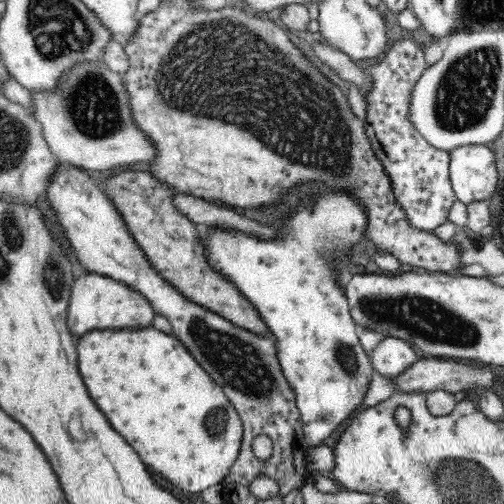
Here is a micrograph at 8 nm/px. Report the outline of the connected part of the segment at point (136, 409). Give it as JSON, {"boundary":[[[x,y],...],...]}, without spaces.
{"boundary":[[[151,324],[144,326],[144,328],[138,327],[123,327],[122,329],[106,329],[96,330],[96,332],[88,332],[86,336],[82,336],[78,340],[78,356],[80,356],[80,372],[84,376],[84,382],[88,386],[88,392],[90,396],[96,400],[96,404],[100,404],[102,412],[108,416],[108,420],[112,420],[114,428],[124,434],[128,438],[128,442],[136,448],[136,452],[140,452],[142,460],[152,466],[154,470],[164,475],[164,478],[170,480],[172,485],[175,485],[178,489],[188,490],[188,492],[201,493],[206,488],[221,484],[224,482],[228,473],[232,470],[240,449],[243,443],[244,437],[244,425],[241,421],[240,415],[234,408],[234,405],[229,401],[229,398],[225,395],[223,388],[204,370],[204,367],[196,360],[196,357],[186,348],[186,345],[177,337],[172,336],[172,333],[166,334],[158,328],[154,328]]]}

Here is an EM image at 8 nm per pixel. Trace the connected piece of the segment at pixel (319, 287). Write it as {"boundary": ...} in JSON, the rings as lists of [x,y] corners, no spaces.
{"boundary":[[[328,193],[327,195],[321,196],[317,203],[314,203],[310,206],[310,203],[306,203],[302,208],[297,208],[296,216],[288,222],[288,228],[284,230],[286,232],[286,238],[282,238],[280,242],[274,242],[274,244],[268,244],[268,242],[256,242],[250,237],[240,235],[240,233],[232,233],[230,231],[205,231],[204,235],[207,235],[207,246],[209,246],[209,256],[211,256],[211,262],[215,264],[216,268],[219,268],[224,274],[231,276],[232,280],[235,280],[235,283],[238,285],[238,289],[248,297],[258,308],[261,316],[266,321],[266,324],[272,329],[274,335],[276,335],[277,348],[279,348],[279,359],[282,363],[282,368],[284,369],[285,375],[289,380],[289,383],[295,388],[297,394],[297,405],[302,415],[303,420],[303,429],[305,433],[306,446],[309,448],[318,448],[318,446],[324,445],[324,440],[330,438],[332,433],[342,424],[346,422],[352,412],[356,412],[358,408],[362,408],[364,404],[370,383],[371,378],[373,377],[373,372],[375,368],[372,367],[370,363],[369,354],[362,349],[360,345],[359,338],[359,327],[357,322],[352,318],[349,304],[347,298],[341,294],[341,290],[334,285],[332,281],[332,273],[330,273],[330,267],[324,264],[324,253],[333,252],[333,254],[345,254],[348,248],[352,248],[358,240],[360,240],[360,232],[364,229],[365,226],[365,212],[346,195],[338,193]]]}

